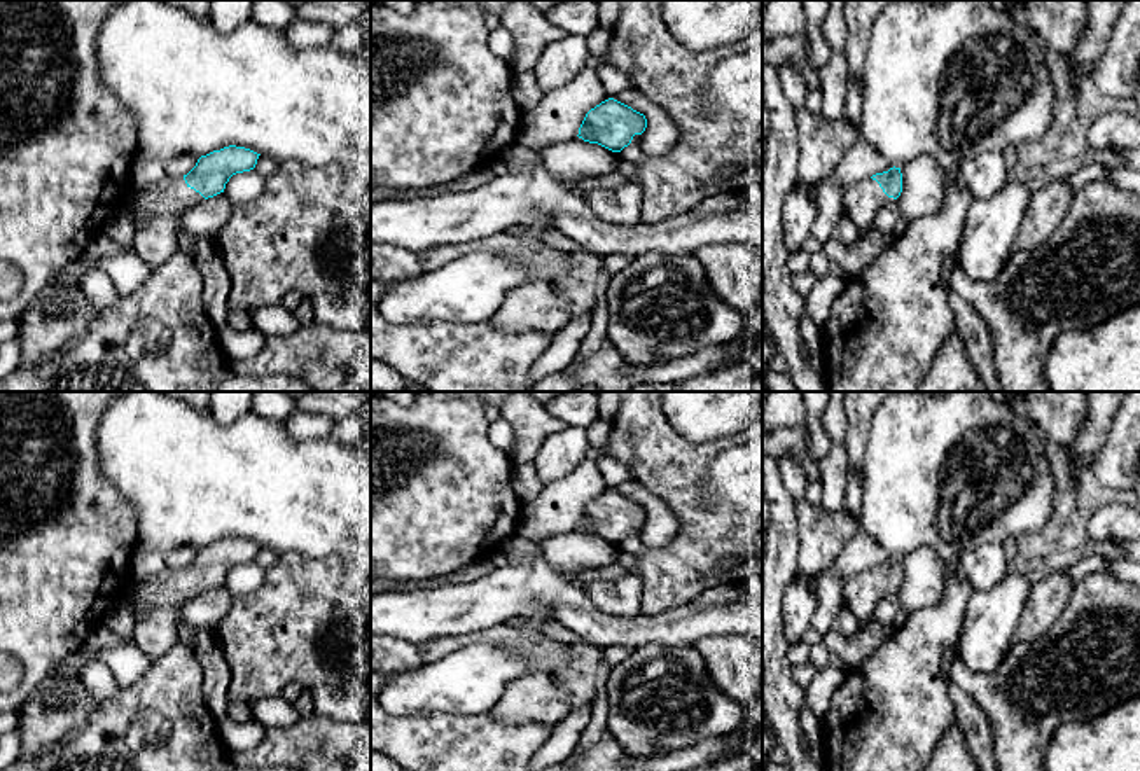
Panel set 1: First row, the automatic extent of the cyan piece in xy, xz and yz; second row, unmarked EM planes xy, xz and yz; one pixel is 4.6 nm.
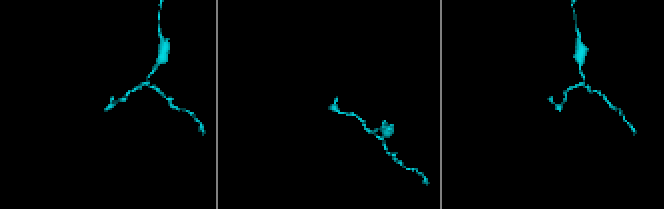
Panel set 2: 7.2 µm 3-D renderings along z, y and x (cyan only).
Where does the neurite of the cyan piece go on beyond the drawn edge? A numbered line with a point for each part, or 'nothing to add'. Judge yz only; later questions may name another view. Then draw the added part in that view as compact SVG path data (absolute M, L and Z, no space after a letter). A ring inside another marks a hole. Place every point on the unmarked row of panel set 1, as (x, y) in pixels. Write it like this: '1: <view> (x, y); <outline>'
1: yz (862, 593); M865 570L843 586L845 605L855 614L858 626L872 624L874 608L878 603L897 591L888 589L879 575L872 570Z

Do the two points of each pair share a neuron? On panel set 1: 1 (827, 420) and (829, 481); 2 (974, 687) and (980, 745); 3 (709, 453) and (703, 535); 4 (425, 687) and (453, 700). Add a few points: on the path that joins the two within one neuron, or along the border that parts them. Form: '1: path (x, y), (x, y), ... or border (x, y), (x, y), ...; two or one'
1: path (836, 436), (834, 465); one
2: border (948, 677), (981, 708), (988, 721), (992, 742); two
3: path (691, 474), (691, 511), (695, 514); one
4: path (432, 687), (441, 687), (446, 693); one

